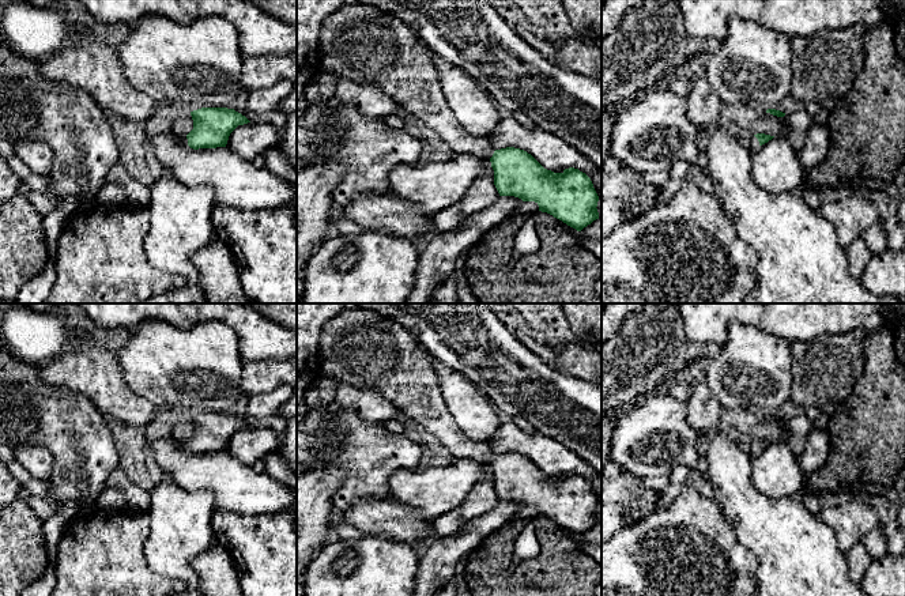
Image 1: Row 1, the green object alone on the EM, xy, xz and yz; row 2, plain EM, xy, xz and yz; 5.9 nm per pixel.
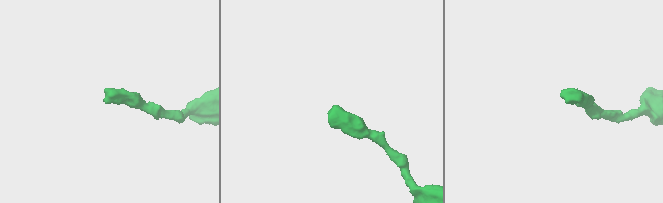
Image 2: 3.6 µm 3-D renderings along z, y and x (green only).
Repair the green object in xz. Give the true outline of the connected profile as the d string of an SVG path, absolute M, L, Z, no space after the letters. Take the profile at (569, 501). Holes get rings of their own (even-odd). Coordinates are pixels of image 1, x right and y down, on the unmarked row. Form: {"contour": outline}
{"contour": "M363 308L343 310L323 328L318 362L320 374L332 377L339 384L378 392L414 420L440 450L450 453L455 459L472 459L489 464L499 501L535 506L539 516L553 520L577 536L599 524L599 501L585 478L574 472L554 478L527 456L514 452L494 456L487 442L474 441L460 430L442 397L437 359L421 344L415 333L399 322Z"}

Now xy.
{"contour": "M201 412L191 416L193 434L186 441L169 435L170 441L182 452L216 453L226 452L230 438L238 431L250 427L245 420L227 412Z"}

